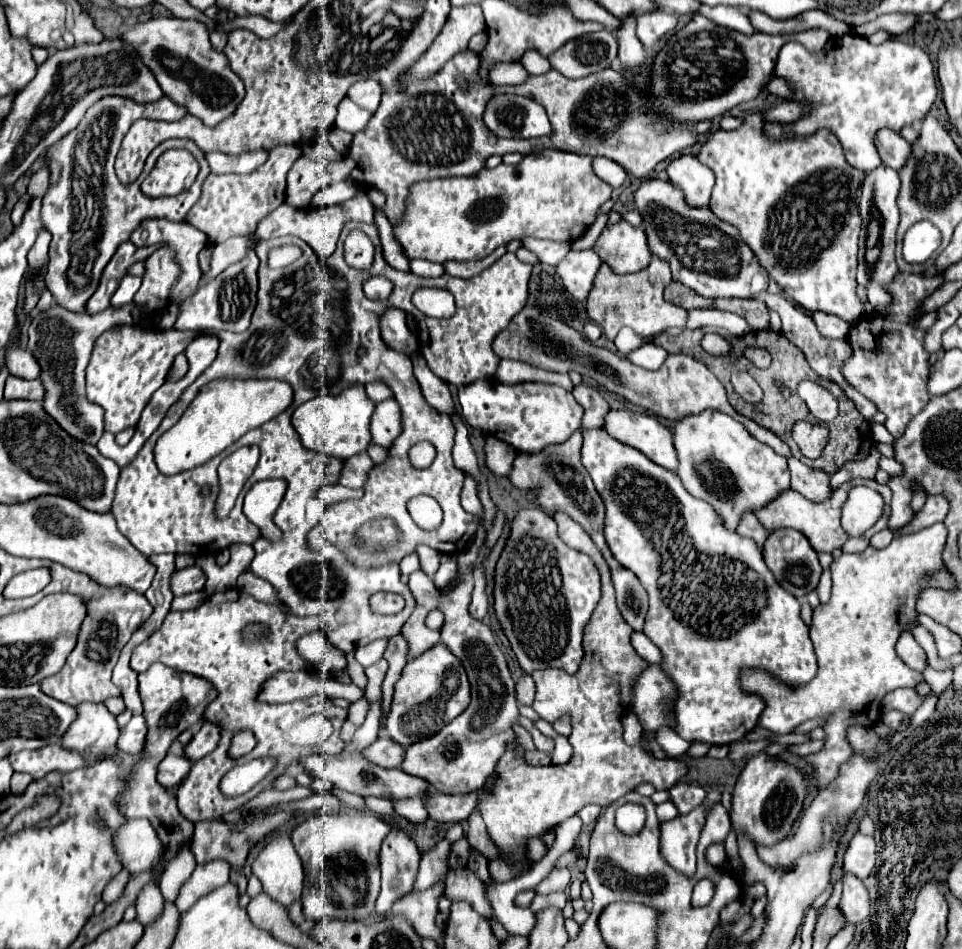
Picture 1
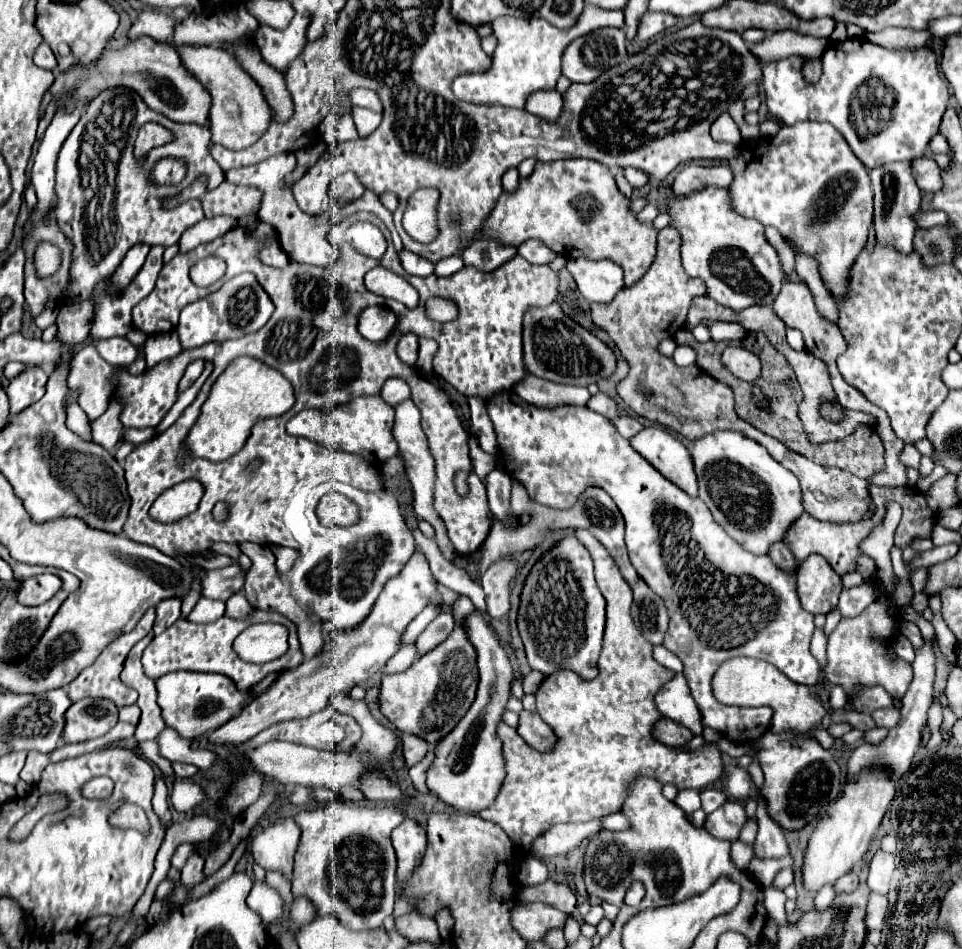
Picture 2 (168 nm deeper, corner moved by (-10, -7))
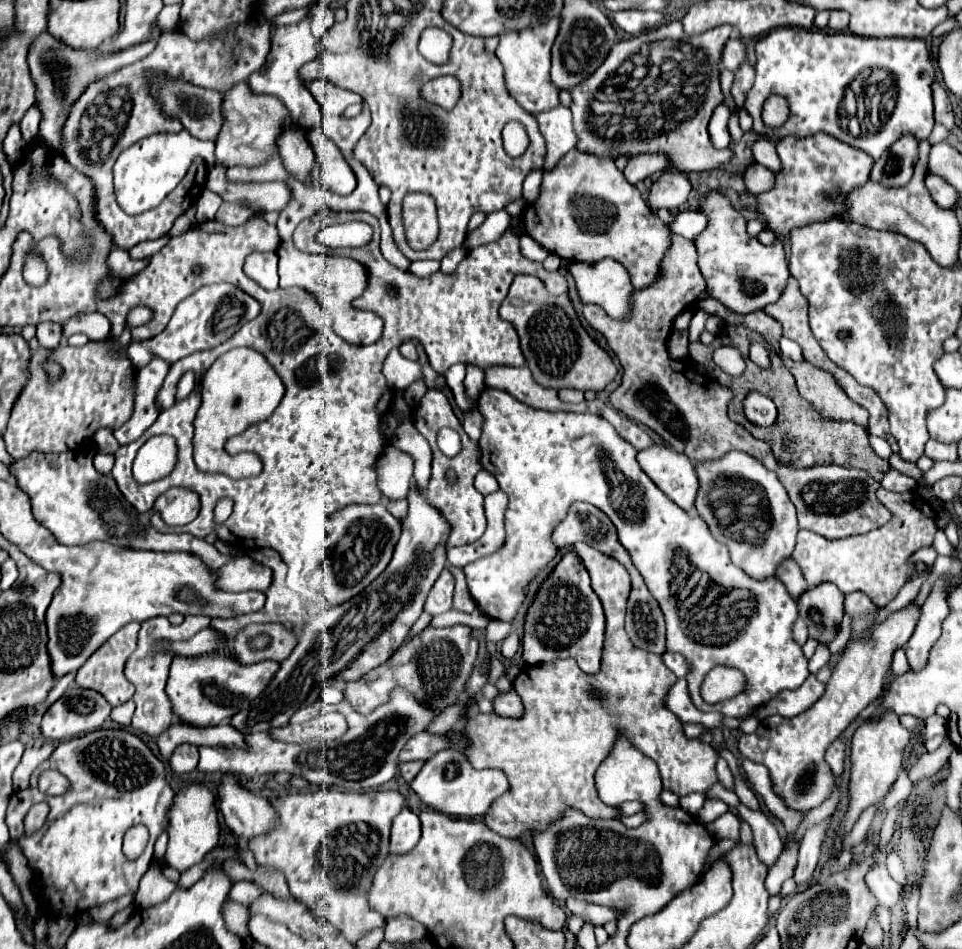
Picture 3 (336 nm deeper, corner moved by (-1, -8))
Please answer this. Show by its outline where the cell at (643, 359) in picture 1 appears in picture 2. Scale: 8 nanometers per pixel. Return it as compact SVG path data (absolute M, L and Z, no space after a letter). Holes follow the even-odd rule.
M678 346L672 356L676 366L692 366L696 360L696 352L690 346Z

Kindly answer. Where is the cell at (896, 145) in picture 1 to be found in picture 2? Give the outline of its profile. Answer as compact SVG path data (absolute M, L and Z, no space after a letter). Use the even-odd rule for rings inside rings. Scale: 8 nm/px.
M916 158L912 160L912 176L916 176L916 184L922 192L940 190L940 166L932 158Z

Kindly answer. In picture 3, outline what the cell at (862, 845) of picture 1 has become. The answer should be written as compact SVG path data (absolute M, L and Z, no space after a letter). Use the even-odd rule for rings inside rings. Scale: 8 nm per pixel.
M879 861L869 873L867 873L867 885L871 889L871 893L875 893L877 901L881 907L891 909L899 897L901 897L901 885L889 875L887 867L883 861Z

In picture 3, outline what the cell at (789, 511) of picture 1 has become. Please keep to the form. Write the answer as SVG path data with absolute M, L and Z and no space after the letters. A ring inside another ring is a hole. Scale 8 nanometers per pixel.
M879 489L877 497L893 513L893 519L887 525L867 535L827 541L817 533L799 531L793 559L801 565L803 575L811 587L821 583L833 583L845 595L853 591L863 591L875 605L881 607L881 605L887 605L891 599L895 599L901 585L905 585L915 575L915 563L911 563L909 557L917 549L929 547L933 543L933 535L937 531L935 509L931 509L931 505L923 497L919 505L919 495L911 491L893 493L893 491Z

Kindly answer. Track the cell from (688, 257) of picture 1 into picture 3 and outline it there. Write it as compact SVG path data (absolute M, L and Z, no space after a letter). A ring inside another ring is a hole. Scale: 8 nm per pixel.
M713 191L705 195L701 211L709 217L707 229L695 239L699 253L699 269L707 281L711 297L719 299L725 307L737 313L751 313L775 303L789 279L789 267L781 239L775 239L769 247L761 245L745 231L745 217L731 207L723 193Z

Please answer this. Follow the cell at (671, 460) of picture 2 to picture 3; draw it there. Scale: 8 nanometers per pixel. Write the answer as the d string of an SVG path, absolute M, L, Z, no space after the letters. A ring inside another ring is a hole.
M653 445L639 451L637 461L649 479L683 511L695 509L695 497L699 491L699 479L695 473L695 463L675 453L665 445Z

